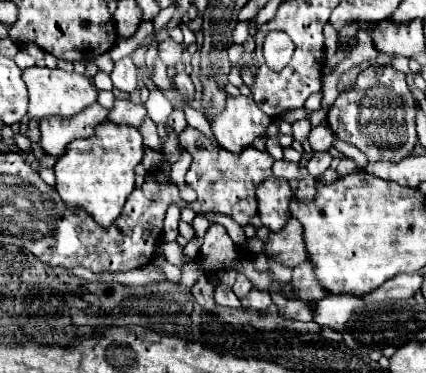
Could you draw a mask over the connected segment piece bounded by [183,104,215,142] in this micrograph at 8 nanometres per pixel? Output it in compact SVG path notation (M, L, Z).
M189 104L185 106L185 118L187 118L187 124L189 126L193 126L193 128L197 128L199 132L203 132L209 140L213 140L215 142L215 136L213 136L213 130L211 130L211 124L205 120L205 116L203 116L203 112L199 112L199 110L195 110L195 108L191 108Z

